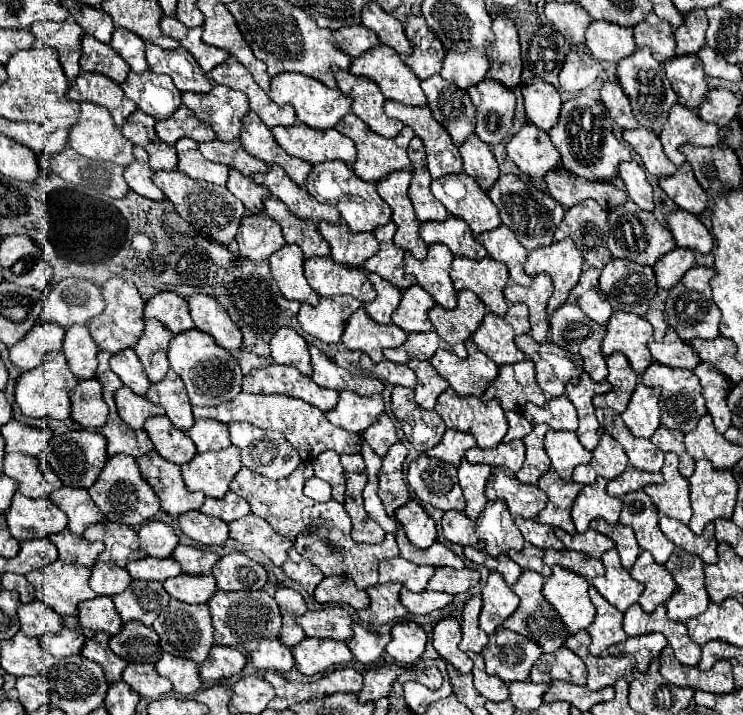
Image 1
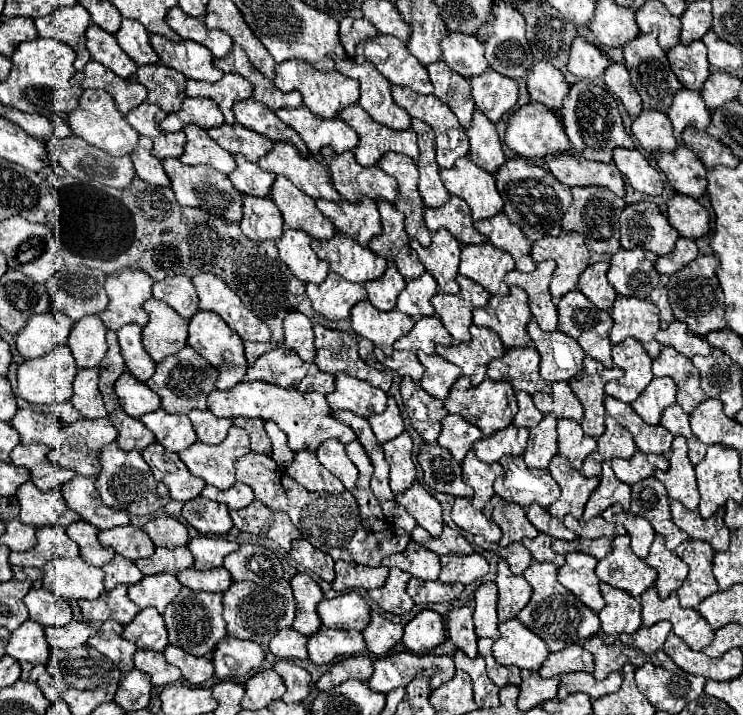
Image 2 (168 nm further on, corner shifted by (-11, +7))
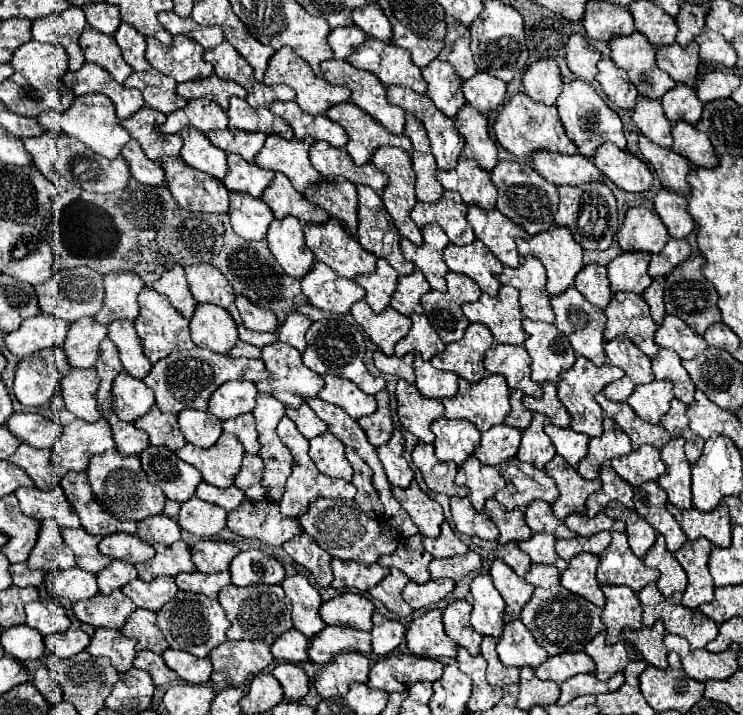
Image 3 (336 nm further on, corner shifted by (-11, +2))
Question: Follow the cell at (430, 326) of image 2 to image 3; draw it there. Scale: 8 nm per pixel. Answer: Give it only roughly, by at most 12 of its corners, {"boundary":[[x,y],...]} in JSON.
{"boundary":[[413,314],[395,356],[419,352],[425,360],[445,350],[425,314]]}

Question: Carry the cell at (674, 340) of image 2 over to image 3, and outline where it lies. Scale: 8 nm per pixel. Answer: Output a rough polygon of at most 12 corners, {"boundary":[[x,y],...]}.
{"boundary":[[665,316],[655,332],[661,348],[691,360],[705,350],[705,338],[681,318]]}

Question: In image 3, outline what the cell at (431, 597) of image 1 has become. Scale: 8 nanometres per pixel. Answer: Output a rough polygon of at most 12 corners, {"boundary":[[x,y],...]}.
{"boundary":[[451,578],[427,584],[409,582],[403,600],[421,610],[455,590]]}

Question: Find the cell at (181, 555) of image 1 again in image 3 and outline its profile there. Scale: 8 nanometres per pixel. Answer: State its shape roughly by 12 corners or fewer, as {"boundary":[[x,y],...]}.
{"boundary":[[199,540],[191,554],[199,572],[229,570],[239,548],[219,540]]}

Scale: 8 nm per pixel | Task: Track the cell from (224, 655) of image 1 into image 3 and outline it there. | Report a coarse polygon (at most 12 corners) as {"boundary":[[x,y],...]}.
{"boundary":[[227,640],[213,648],[211,680],[237,686],[273,662],[269,646]]}

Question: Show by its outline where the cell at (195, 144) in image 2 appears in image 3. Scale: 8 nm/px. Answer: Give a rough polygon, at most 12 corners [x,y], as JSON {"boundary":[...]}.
{"boundary":[[183,128],[181,158],[219,180],[227,154],[203,132]]}

